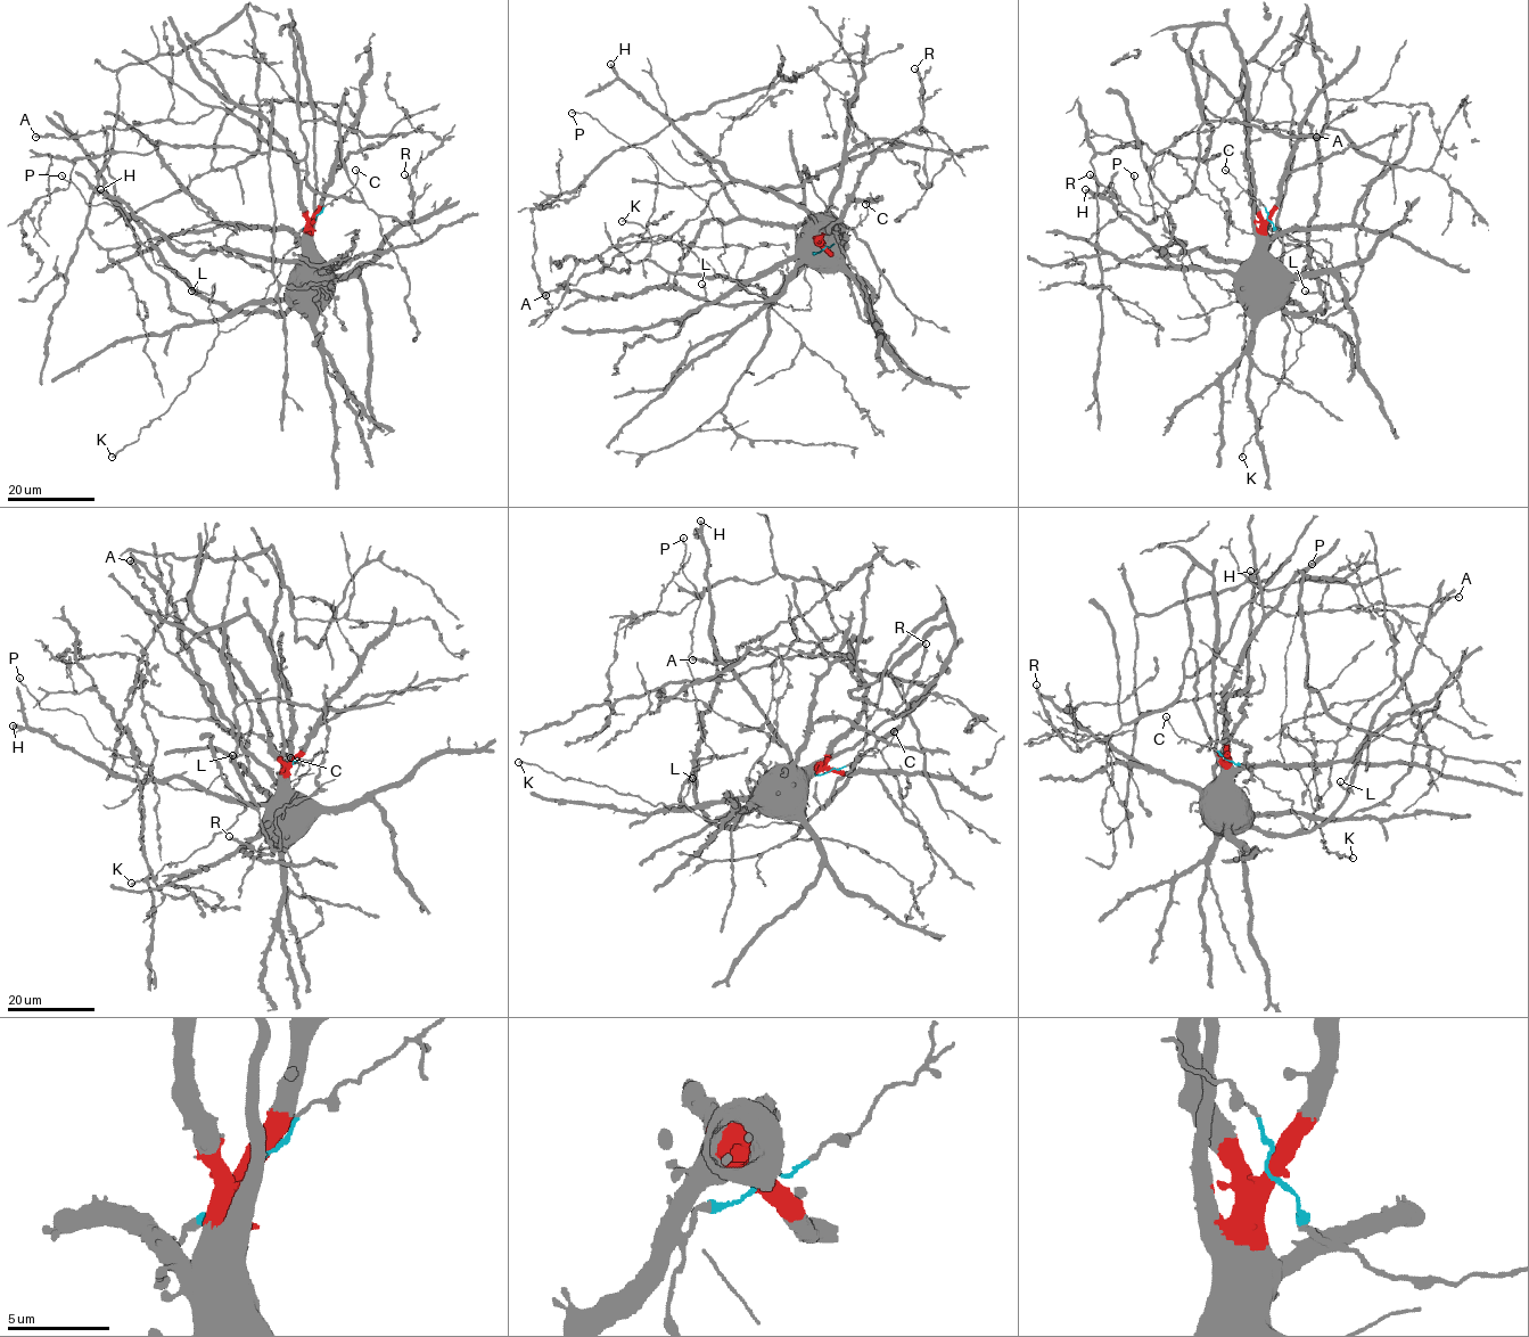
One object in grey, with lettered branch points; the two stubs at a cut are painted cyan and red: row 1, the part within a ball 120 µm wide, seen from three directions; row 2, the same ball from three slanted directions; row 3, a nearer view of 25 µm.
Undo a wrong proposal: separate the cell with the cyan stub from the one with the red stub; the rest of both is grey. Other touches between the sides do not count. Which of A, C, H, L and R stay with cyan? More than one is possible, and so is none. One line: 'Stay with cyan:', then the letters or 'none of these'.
Stay with cyan: C

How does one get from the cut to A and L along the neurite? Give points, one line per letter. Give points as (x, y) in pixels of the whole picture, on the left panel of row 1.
A: (314, 220), (311, 89), (293, 25), (306, 141), (301, 160), (214, 107), (196, 122), (35, 137)
L: (314, 220), (311, 249), (301, 265), (292, 305), (286, 312), (233, 312), (208, 302), (191, 290)

